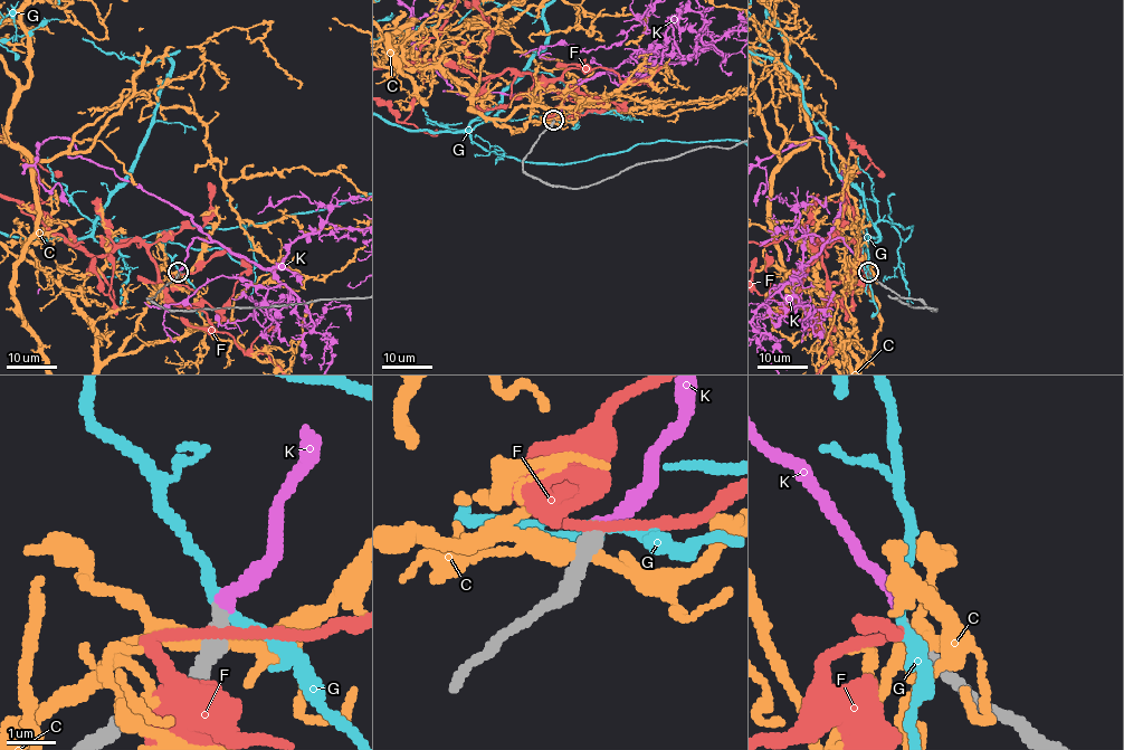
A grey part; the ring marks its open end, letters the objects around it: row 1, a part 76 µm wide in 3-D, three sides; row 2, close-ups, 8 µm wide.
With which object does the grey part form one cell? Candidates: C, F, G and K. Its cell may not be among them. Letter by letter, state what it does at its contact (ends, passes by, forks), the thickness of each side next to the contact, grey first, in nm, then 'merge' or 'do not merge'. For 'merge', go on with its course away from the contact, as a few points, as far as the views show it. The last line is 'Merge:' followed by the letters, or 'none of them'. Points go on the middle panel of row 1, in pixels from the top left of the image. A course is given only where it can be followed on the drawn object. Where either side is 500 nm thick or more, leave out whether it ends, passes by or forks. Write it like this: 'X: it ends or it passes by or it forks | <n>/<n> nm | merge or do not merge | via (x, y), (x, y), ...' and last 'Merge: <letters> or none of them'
C: it passes by | 340/320 nm | do not merge
F: it passes by | 300/200 nm | do not merge
G: it passes by | 240/240 nm | do not merge
K: it ends | 240/240 nm | merge
Merge: K

